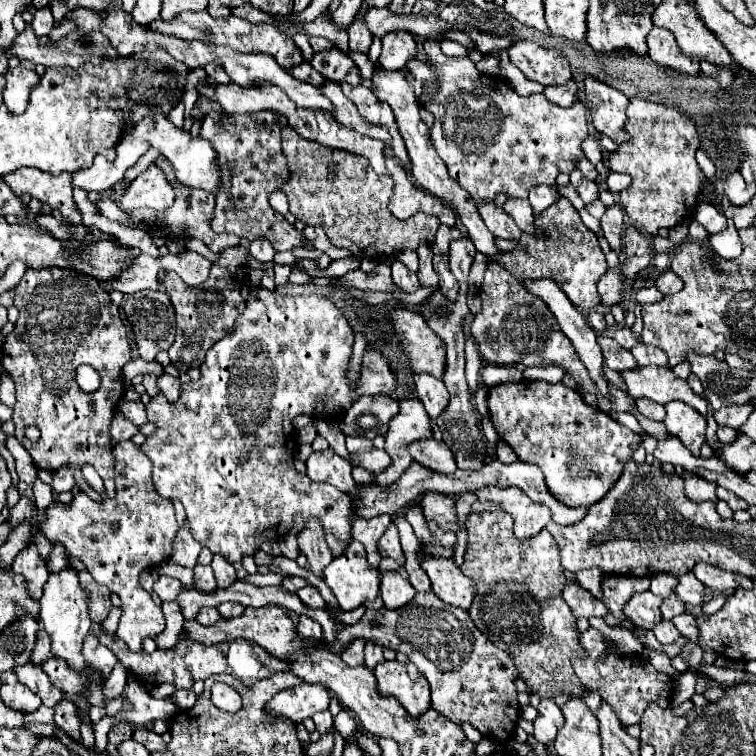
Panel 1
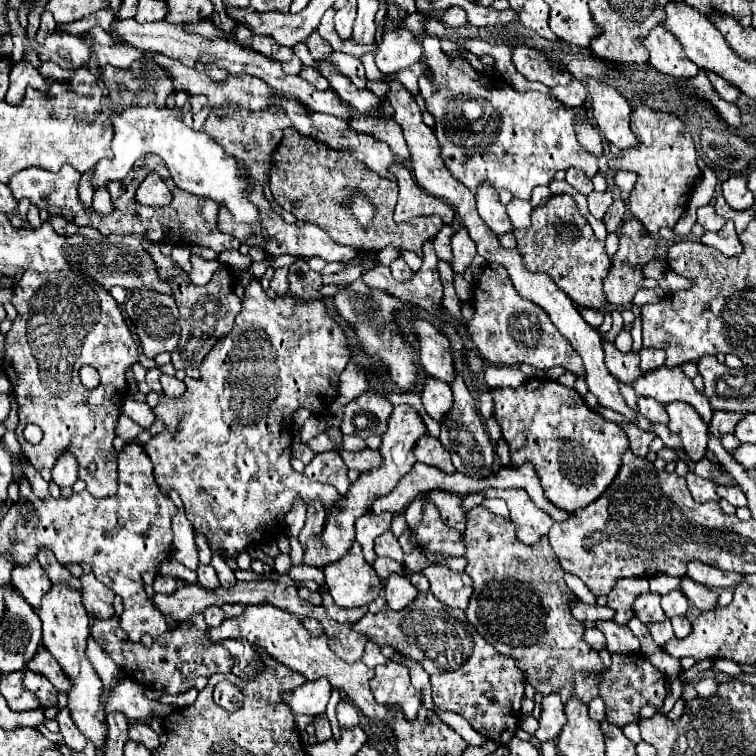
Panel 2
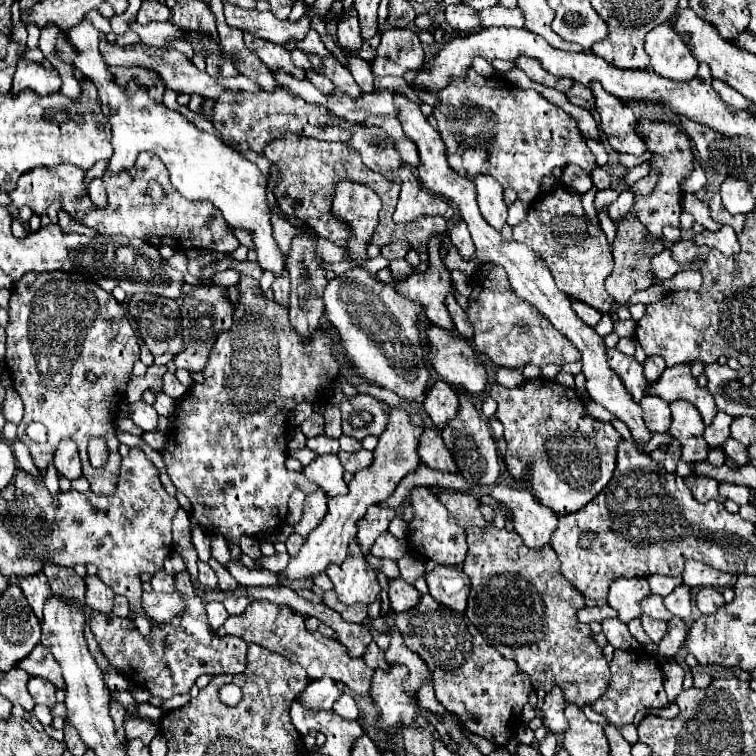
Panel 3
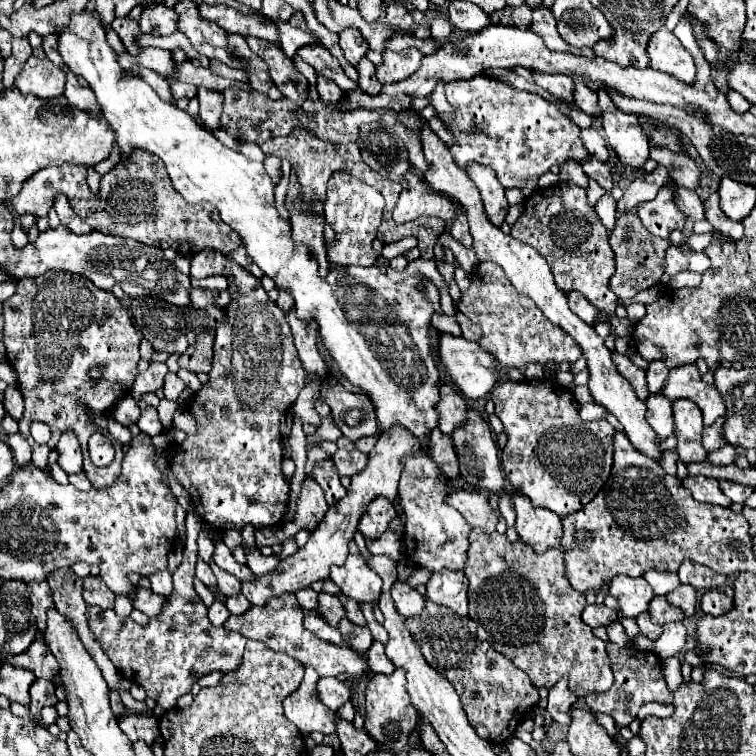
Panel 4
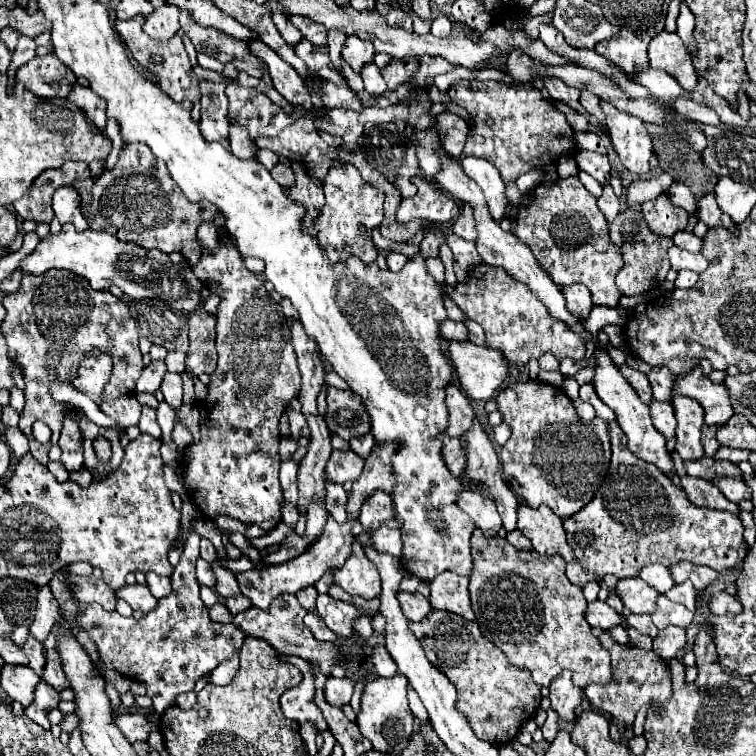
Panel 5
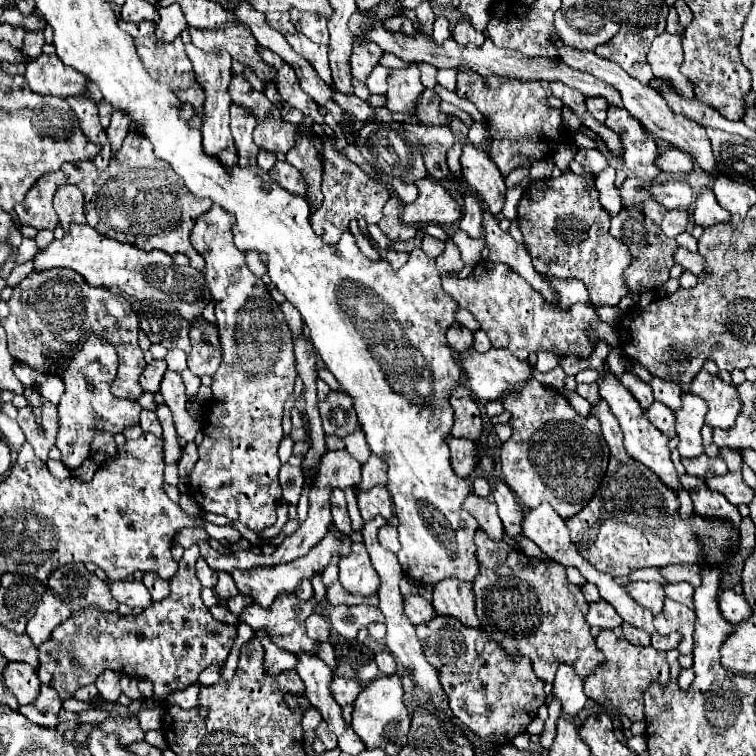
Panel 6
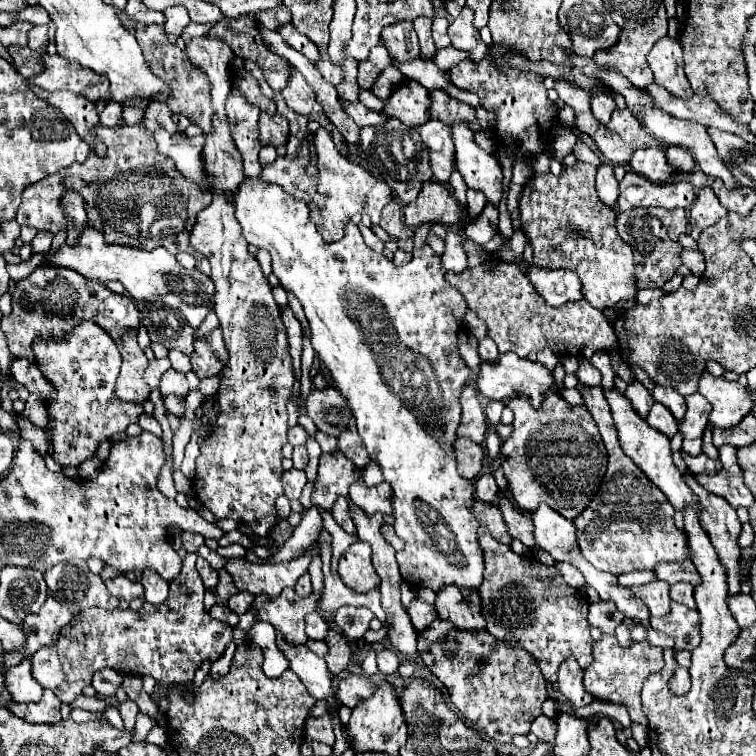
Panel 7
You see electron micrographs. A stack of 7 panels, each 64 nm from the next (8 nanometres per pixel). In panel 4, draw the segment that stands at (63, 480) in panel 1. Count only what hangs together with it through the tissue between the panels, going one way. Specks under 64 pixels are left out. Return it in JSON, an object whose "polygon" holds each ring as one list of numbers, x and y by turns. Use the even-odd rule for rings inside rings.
{"polygon":[[66,430,58,440,58,464,66,470,66,474,78,474,82,470,82,452,78,446,78,438,72,430]]}

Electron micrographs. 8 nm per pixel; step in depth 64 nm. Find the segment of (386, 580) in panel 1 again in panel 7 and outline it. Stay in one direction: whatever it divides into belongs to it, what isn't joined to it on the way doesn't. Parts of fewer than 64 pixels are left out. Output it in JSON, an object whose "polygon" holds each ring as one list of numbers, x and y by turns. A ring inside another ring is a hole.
{"polygon":[[414,598,408,606,408,614,410,614,410,620,412,620,412,626,416,628,416,632,422,632,426,630,434,620,438,620,438,612,434,606]]}

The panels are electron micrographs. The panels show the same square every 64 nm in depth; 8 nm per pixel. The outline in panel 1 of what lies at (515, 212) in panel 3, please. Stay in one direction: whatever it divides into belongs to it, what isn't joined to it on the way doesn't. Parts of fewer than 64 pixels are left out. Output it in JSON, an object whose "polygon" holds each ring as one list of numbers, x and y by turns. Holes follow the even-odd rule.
{"polygon":[[508,198,508,202,504,204,504,212,510,214,514,218,514,222,520,226,522,232,534,232,534,214,530,208,528,200,520,200,520,198]]}

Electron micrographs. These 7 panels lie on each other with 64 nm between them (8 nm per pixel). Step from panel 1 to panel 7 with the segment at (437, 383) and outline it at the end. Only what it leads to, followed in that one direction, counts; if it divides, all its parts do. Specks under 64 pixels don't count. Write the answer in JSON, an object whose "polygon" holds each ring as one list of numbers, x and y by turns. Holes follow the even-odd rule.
{"polygon":[[466,386,460,396,462,404,462,424,458,428,458,436,466,436,474,442,482,442,486,434,486,414,482,410,482,402,478,390,474,386]]}

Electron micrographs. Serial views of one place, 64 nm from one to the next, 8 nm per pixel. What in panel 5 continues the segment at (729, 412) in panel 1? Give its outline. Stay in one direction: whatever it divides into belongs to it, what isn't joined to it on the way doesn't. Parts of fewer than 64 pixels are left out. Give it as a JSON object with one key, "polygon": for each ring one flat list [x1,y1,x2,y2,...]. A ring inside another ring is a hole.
{"polygon":[[702,426,702,444,704,444,706,456,714,456,716,454,716,450,720,448,720,444,716,440,716,428]]}

